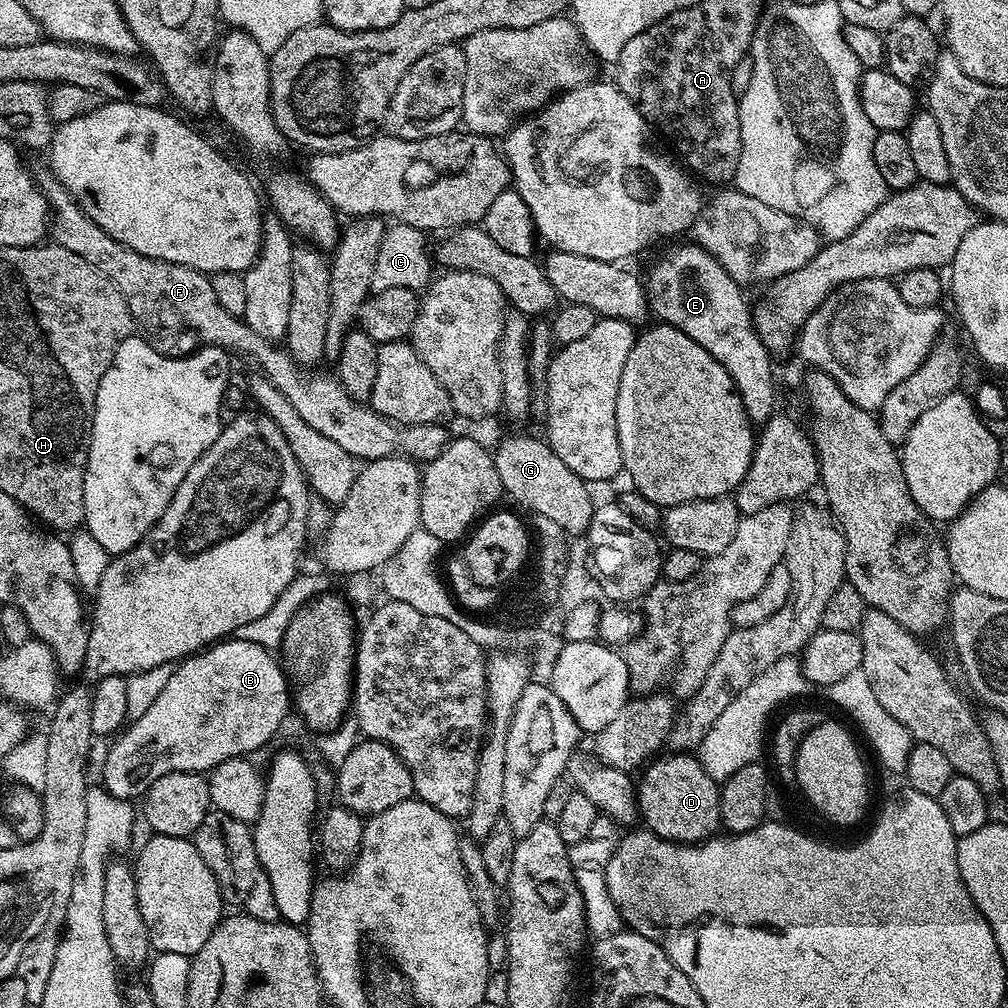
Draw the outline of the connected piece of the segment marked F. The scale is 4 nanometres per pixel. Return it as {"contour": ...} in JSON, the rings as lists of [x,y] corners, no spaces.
{"contour":[[[55,178],[43,181],[42,187],[50,209],[51,239],[66,250],[74,250],[78,258],[86,258],[90,266],[98,269],[118,289],[122,298],[126,298],[126,306],[130,306],[135,327],[158,354],[179,358],[192,355],[198,348],[211,346],[225,349],[233,357],[245,356],[250,363],[260,367],[257,369],[262,375],[278,386],[286,398],[290,398],[290,406],[298,410],[298,418],[302,418],[306,426],[314,426],[318,434],[326,434],[326,438],[338,442],[346,454],[360,462],[387,456],[406,456],[409,460],[427,462],[438,458],[448,445],[450,433],[444,424],[397,424],[375,412],[367,403],[357,402],[335,375],[312,376],[308,380],[304,373],[307,371],[295,364],[283,347],[258,338],[243,319],[226,312],[205,273],[190,266],[146,258],[146,254],[130,250],[130,246],[110,238],[94,218],[86,215]]]}

